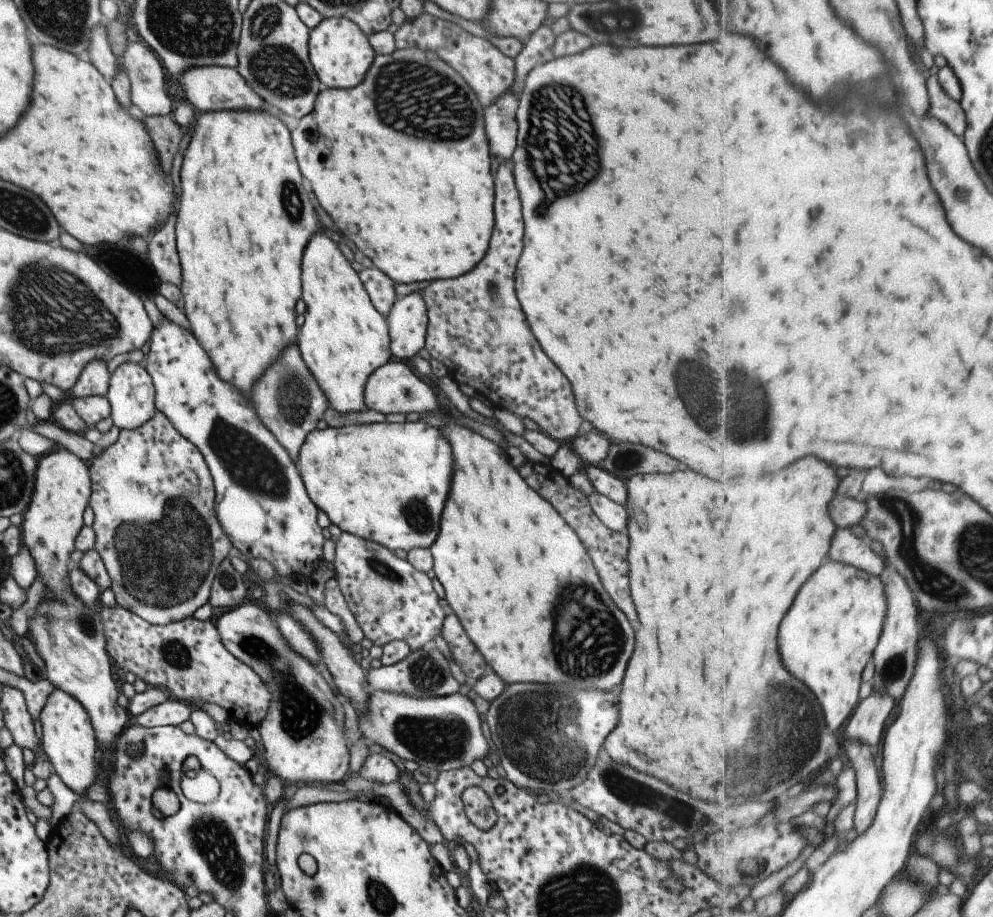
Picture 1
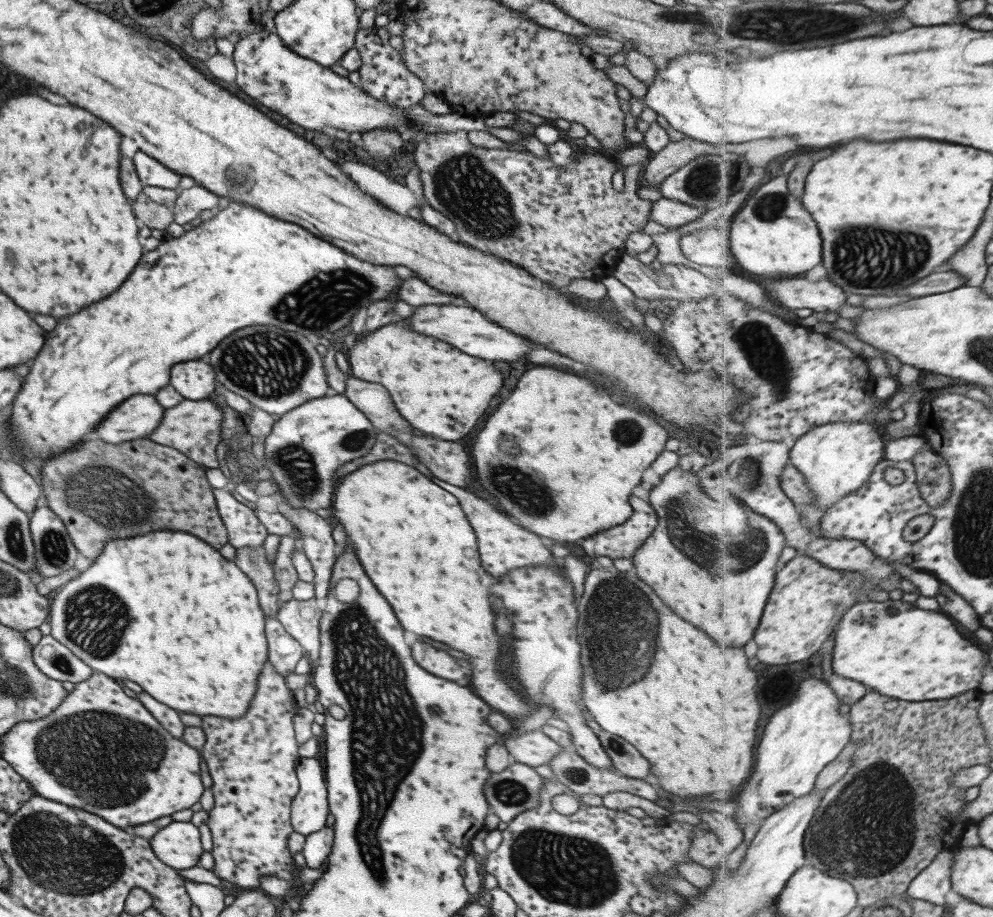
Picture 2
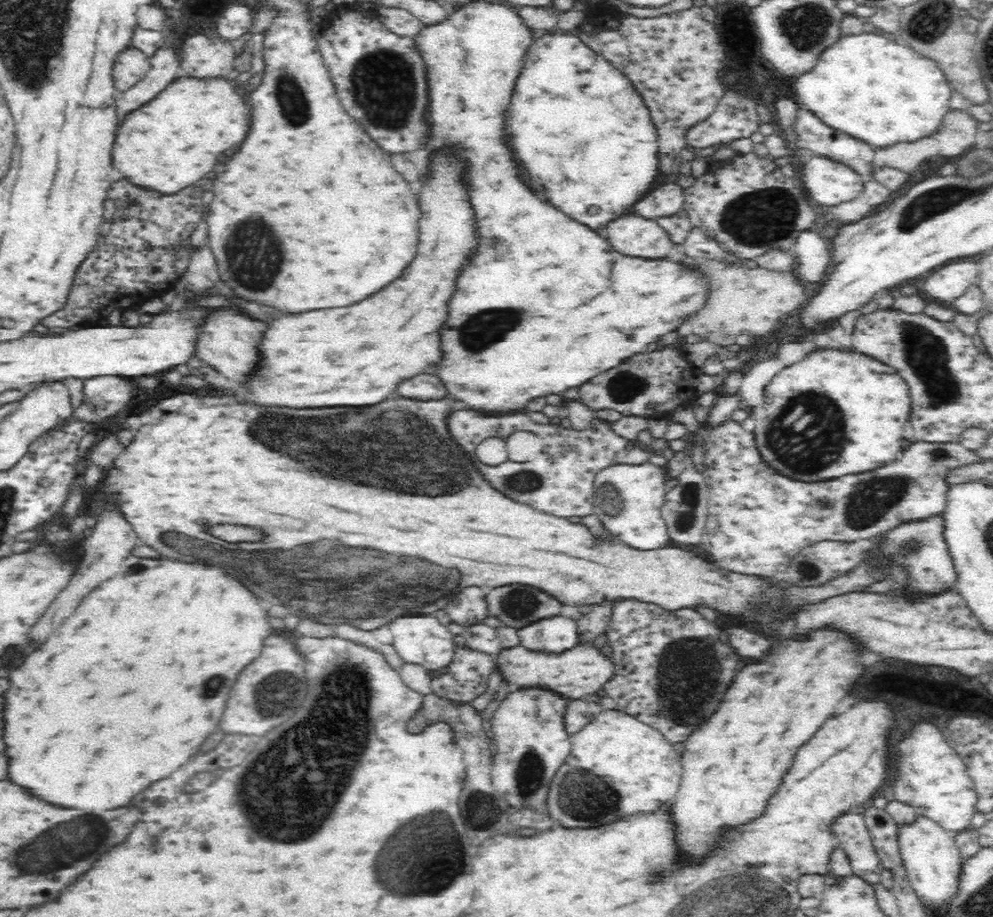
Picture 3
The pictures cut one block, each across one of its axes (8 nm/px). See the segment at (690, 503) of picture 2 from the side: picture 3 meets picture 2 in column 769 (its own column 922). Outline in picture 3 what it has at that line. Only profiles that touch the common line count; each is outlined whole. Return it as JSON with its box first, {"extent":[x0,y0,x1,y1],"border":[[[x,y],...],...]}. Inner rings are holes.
{"extent":[863,512,958,604],"border":[[[944,512],[909,520],[871,540],[869,547],[863,552],[863,562],[866,562],[867,570],[876,576],[876,582],[892,580],[890,568],[900,568],[906,576],[902,588],[908,596],[908,604],[920,604],[957,591],[958,571],[946,538],[947,522]]]}

